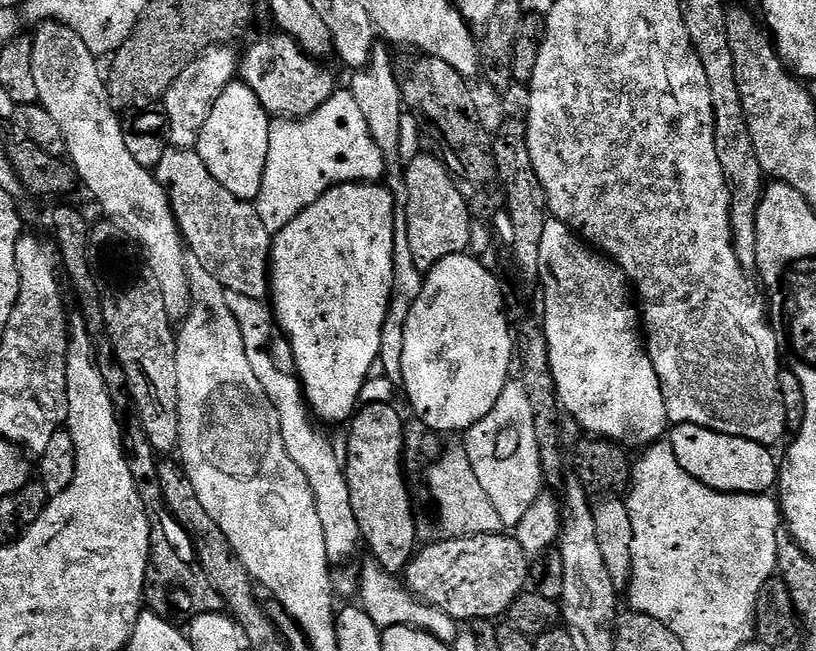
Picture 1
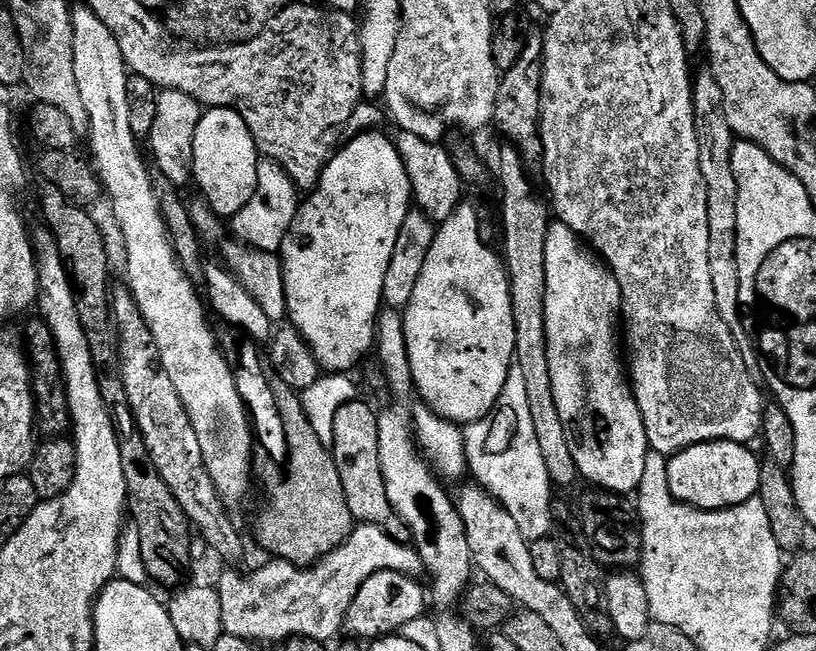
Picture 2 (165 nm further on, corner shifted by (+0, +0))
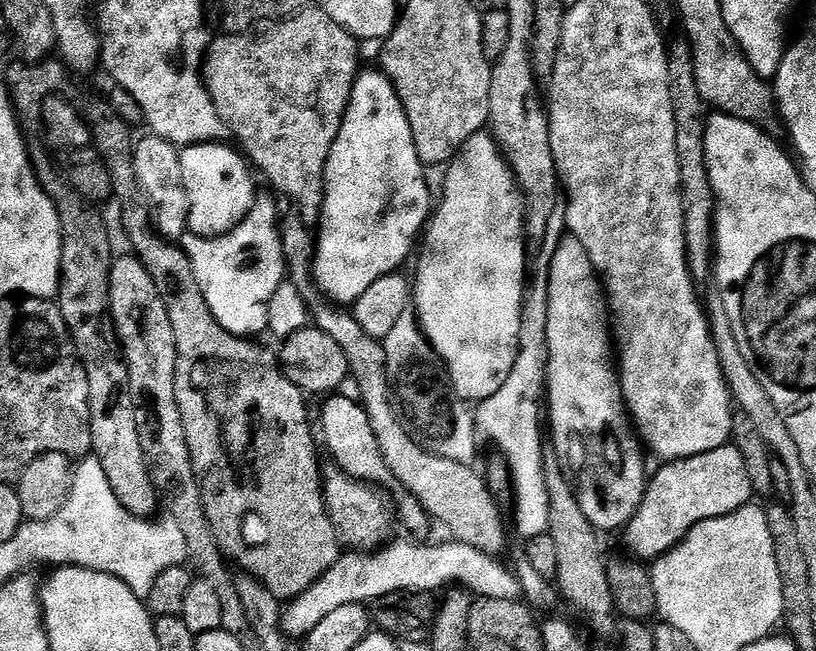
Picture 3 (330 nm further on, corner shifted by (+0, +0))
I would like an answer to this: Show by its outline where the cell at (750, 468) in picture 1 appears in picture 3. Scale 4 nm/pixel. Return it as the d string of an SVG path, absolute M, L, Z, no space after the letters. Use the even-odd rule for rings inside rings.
M735 446L665 463L657 476L647 481L644 501L623 529L624 544L641 562L655 562L681 544L694 526L710 518L729 516L753 499L754 489L746 462Z

